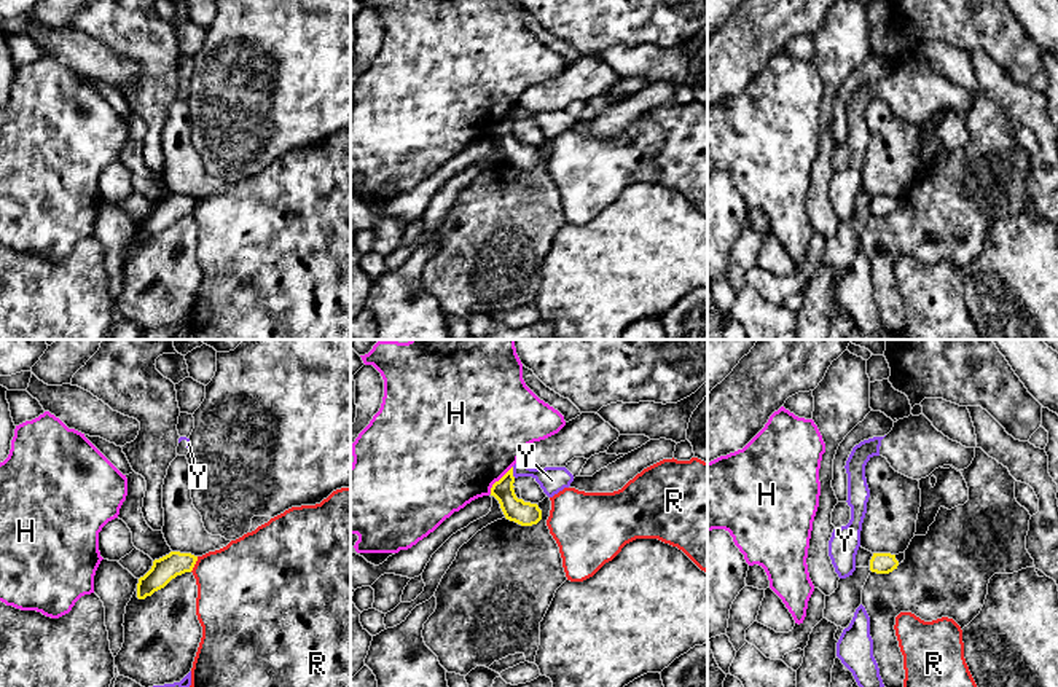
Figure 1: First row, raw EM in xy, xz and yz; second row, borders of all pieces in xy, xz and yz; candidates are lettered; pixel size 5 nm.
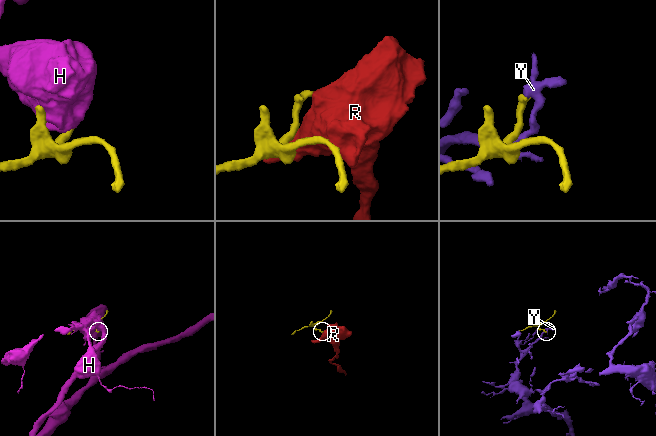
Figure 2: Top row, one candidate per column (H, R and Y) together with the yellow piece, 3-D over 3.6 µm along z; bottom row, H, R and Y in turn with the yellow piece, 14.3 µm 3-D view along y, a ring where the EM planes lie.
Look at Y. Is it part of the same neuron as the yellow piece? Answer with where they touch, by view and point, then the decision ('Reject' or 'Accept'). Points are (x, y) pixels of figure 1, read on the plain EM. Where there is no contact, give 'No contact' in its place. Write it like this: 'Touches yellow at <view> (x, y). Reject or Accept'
Touches yellow at xz (512, 115). Reject

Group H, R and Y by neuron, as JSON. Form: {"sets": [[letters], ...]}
{"sets": [["H"], ["R"], ["Y"]]}

